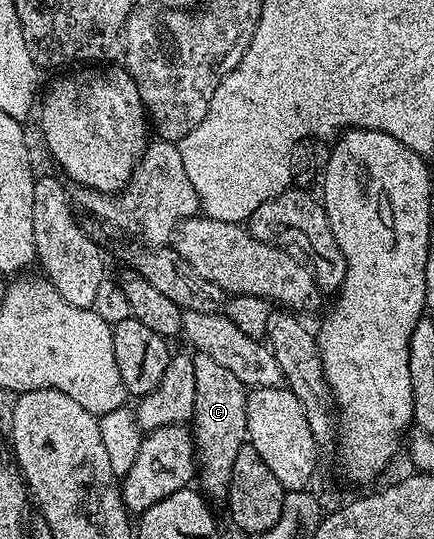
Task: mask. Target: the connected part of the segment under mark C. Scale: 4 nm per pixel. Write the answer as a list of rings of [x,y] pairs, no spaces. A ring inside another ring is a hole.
[[[194,353],[192,357],[195,368],[195,402],[191,433],[193,445],[197,448],[197,469],[202,486],[200,489],[210,499],[225,500],[229,497],[231,468],[235,468],[235,456],[239,456],[242,446],[247,442],[247,388],[234,373],[223,368],[218,361],[201,353]]]

